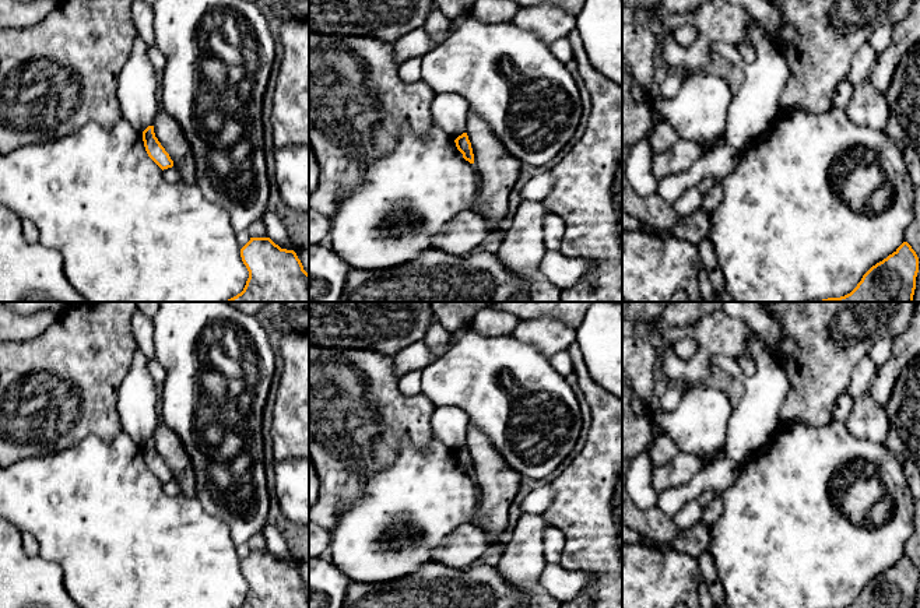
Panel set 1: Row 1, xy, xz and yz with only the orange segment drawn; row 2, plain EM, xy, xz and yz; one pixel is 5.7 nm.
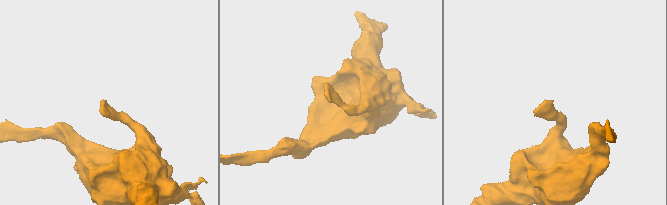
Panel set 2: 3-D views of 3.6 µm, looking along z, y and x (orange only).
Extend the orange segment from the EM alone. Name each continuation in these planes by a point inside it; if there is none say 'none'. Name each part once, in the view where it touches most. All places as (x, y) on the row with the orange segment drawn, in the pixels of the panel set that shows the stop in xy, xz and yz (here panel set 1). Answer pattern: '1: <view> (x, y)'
none

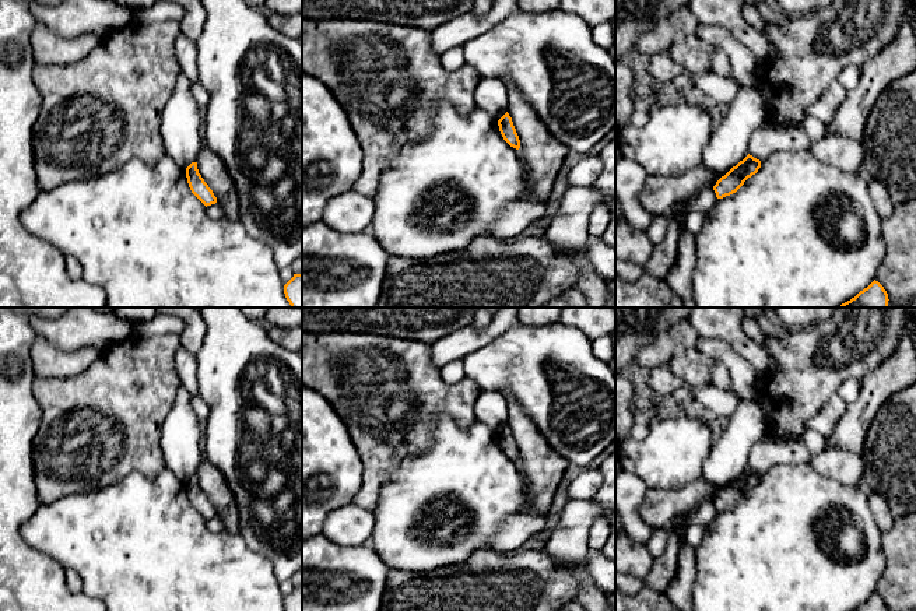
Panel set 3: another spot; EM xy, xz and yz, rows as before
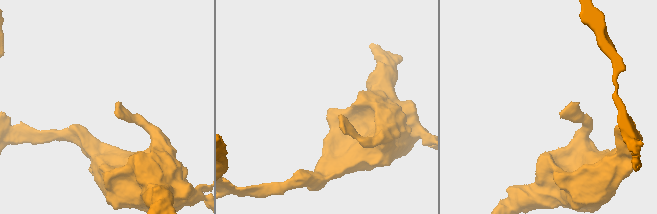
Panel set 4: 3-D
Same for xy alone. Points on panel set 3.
none

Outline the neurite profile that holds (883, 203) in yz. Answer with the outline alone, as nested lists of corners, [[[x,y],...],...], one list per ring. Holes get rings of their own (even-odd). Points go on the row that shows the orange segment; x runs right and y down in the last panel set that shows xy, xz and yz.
[[[873,179],[867,185],[874,207],[882,218],[887,218],[895,207],[895,203],[891,200],[887,187],[881,182]]]

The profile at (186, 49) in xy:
[[[180,34],[175,42],[175,53],[180,71],[192,82],[197,82],[197,42]]]

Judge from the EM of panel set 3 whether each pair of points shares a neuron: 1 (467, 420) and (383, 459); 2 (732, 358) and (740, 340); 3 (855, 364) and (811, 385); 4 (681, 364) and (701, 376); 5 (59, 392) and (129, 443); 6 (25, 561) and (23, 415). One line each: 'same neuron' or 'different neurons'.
1: same neuron
2: different neurons
3: same neuron
4: same neuron
5: same neuron
6: same neuron

